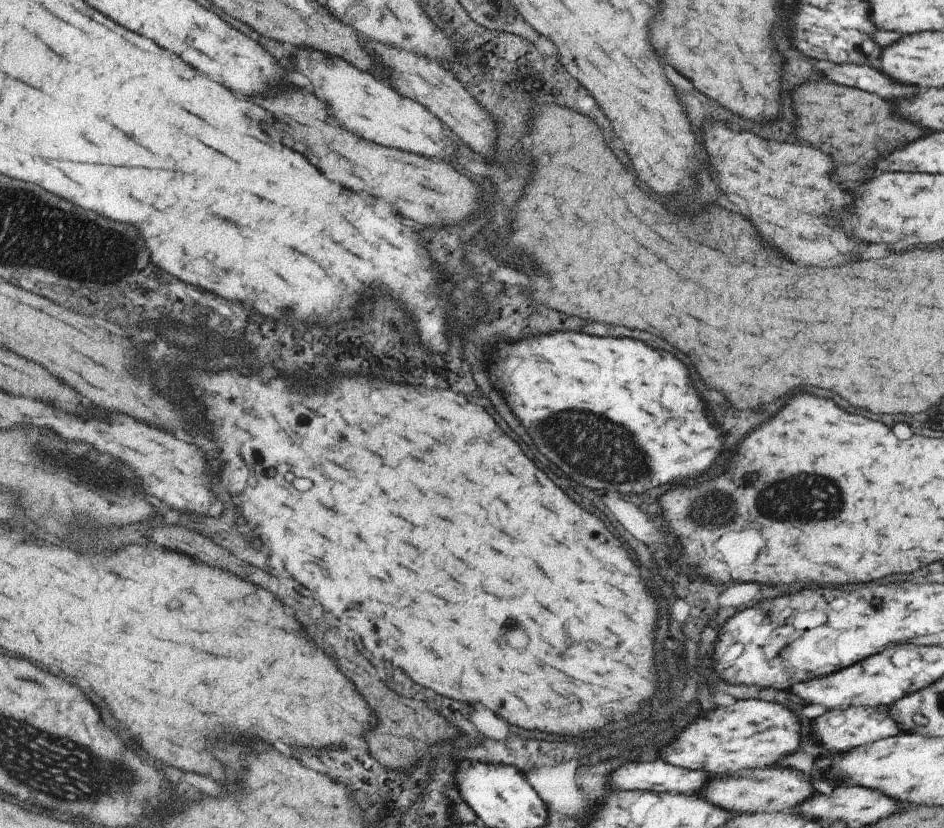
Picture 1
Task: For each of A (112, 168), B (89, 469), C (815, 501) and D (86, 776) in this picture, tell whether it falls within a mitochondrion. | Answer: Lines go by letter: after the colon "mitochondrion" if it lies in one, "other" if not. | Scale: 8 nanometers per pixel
A: other
B: mitochondrion
C: mitochondrion
D: mitochondrion

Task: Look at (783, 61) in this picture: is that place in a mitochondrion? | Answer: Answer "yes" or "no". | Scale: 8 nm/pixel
no

